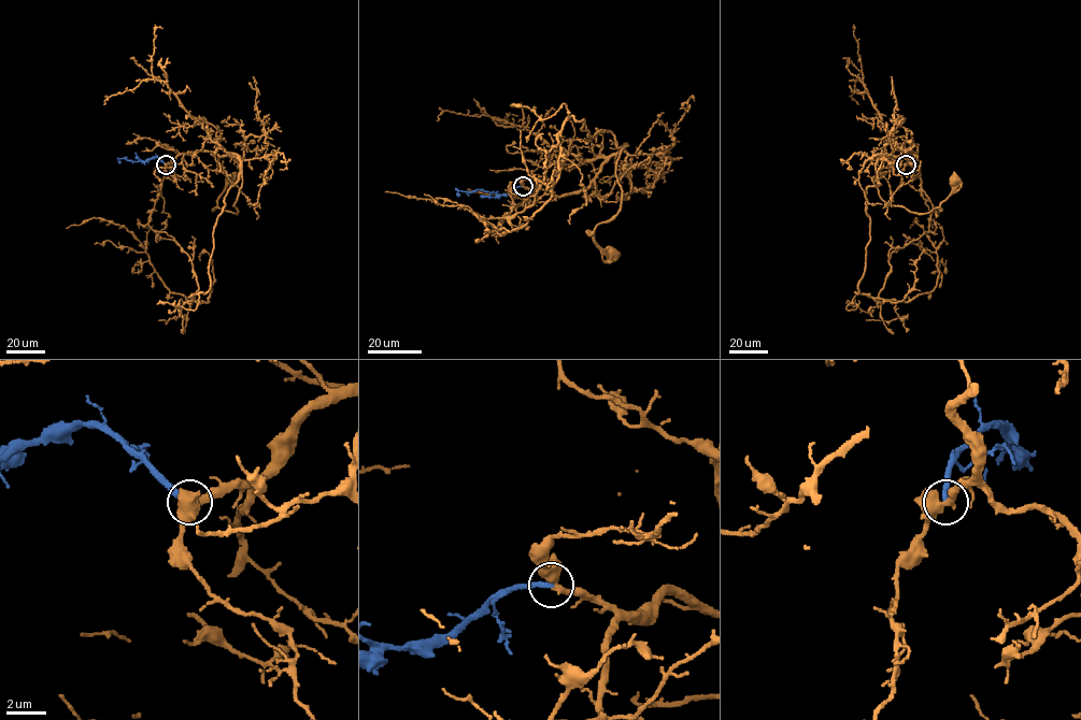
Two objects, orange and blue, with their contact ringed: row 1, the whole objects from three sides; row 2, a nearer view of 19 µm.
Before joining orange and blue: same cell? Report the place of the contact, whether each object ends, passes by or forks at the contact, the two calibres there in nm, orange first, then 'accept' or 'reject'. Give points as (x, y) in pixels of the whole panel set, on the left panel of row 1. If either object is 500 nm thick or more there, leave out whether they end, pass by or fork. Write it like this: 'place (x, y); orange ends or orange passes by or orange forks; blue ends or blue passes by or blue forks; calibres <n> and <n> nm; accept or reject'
place (166, 164); orange passes by; blue ends; calibres 440 and 280 nm; accept

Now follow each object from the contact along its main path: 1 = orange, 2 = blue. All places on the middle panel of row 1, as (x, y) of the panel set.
1: (523, 186), (557, 196), (579, 192), (628, 145), (616, 164), (621, 209), (594, 231), (594, 240), (612, 253)
2: (523, 186), (499, 195), (482, 189), (458, 190), (459, 196)

